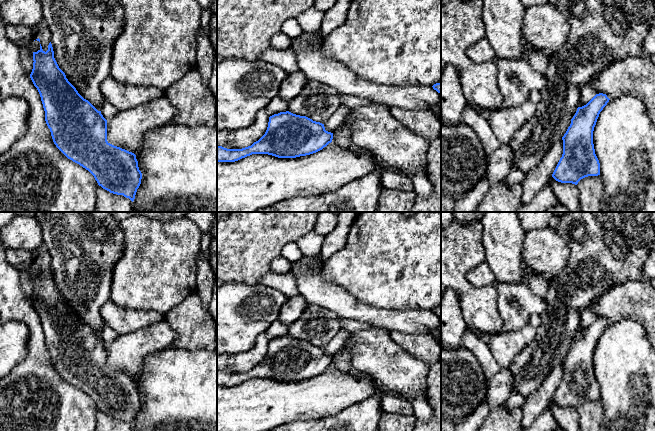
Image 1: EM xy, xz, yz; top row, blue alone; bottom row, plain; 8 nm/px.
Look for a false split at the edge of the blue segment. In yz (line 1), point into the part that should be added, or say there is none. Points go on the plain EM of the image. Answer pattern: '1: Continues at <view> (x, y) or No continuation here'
1: No continuation here

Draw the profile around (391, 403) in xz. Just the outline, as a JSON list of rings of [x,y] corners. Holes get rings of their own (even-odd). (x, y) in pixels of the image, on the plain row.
[[[384,393],[381,399],[381,408],[383,412],[400,415],[413,415],[412,405],[393,393]]]

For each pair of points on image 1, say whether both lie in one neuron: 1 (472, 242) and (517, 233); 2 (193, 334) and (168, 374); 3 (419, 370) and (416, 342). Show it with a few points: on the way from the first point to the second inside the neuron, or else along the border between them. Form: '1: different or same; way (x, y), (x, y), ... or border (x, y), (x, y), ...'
1: different; border (479, 222), (483, 254), (486, 260)
2: different; border (171, 345), (177, 348), (206, 348)
3: different; border (398, 346), (427, 363)

